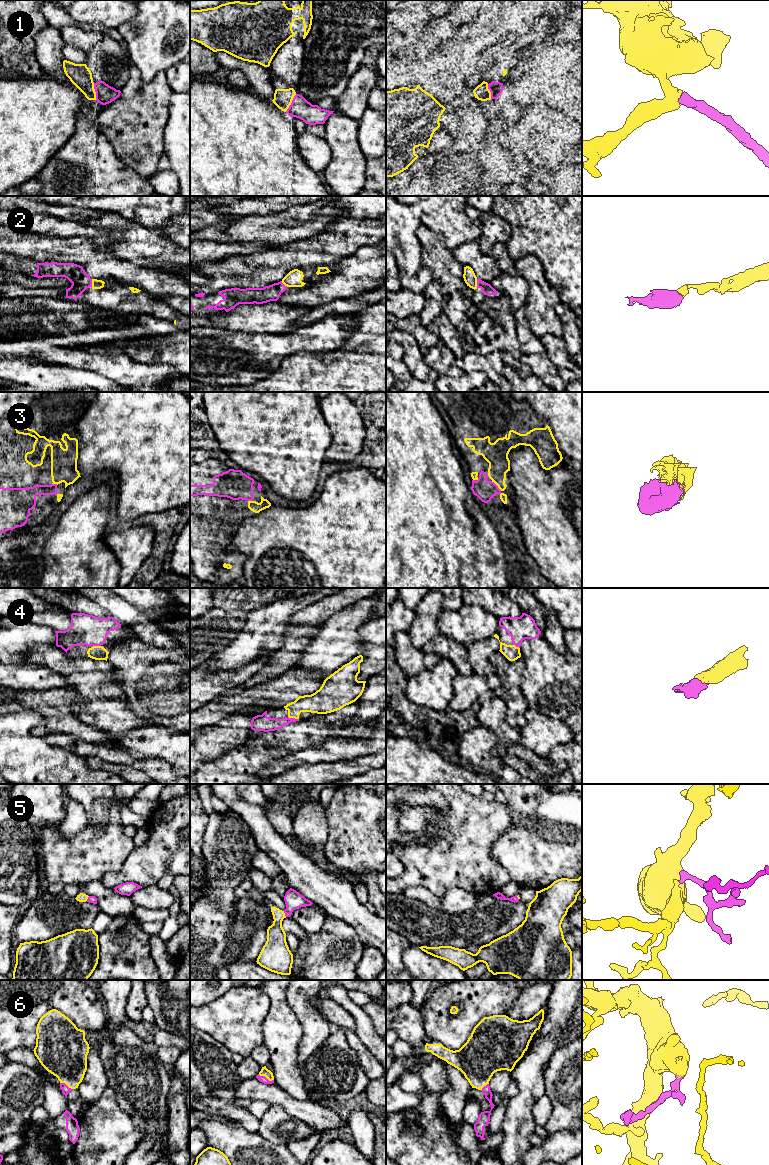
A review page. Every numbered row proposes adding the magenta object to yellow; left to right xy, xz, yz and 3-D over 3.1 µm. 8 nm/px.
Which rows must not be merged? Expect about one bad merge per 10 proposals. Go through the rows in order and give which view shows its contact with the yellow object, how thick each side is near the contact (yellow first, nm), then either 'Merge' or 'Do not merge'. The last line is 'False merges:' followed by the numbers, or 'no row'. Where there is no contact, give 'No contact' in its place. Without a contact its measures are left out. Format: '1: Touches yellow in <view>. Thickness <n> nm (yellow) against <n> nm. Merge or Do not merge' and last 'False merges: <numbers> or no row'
1: Touches yellow in xz. Thickness 150 nm (yellow) against 160 nm. Merge
2: Touches yellow in xy. Thickness 80 nm (yellow) against 150 nm. Merge
3: Touches yellow in yz. Thickness 190 nm (yellow) against 170 nm. Merge
4: Touches yellow in xz. Thickness 190 nm (yellow) against 120 nm. Merge
5: Touches yellow in xz. Thickness 170 nm (yellow) against 150 nm. Merge
6: Touches yellow in xz. Thickness 70 nm (yellow) against 60 nm. Merge
False merges: no row

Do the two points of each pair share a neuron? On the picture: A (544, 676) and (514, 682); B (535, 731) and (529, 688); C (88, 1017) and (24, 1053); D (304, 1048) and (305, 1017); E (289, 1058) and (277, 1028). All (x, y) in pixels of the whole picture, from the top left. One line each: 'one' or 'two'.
A: two
B: two
C: two
D: one
E: one

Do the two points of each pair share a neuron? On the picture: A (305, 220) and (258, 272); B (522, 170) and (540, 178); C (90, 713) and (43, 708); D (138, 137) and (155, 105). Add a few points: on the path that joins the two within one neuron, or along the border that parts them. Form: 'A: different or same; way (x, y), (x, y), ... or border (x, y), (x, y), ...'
A: different; border (306, 238), (300, 238), (283, 245)
B: different; border (536, 168), (533, 175), (527, 181)
C: different; border (69, 706), (83, 722), (90, 725)
D: same; way (138, 129), (138, 122), (147, 113)

